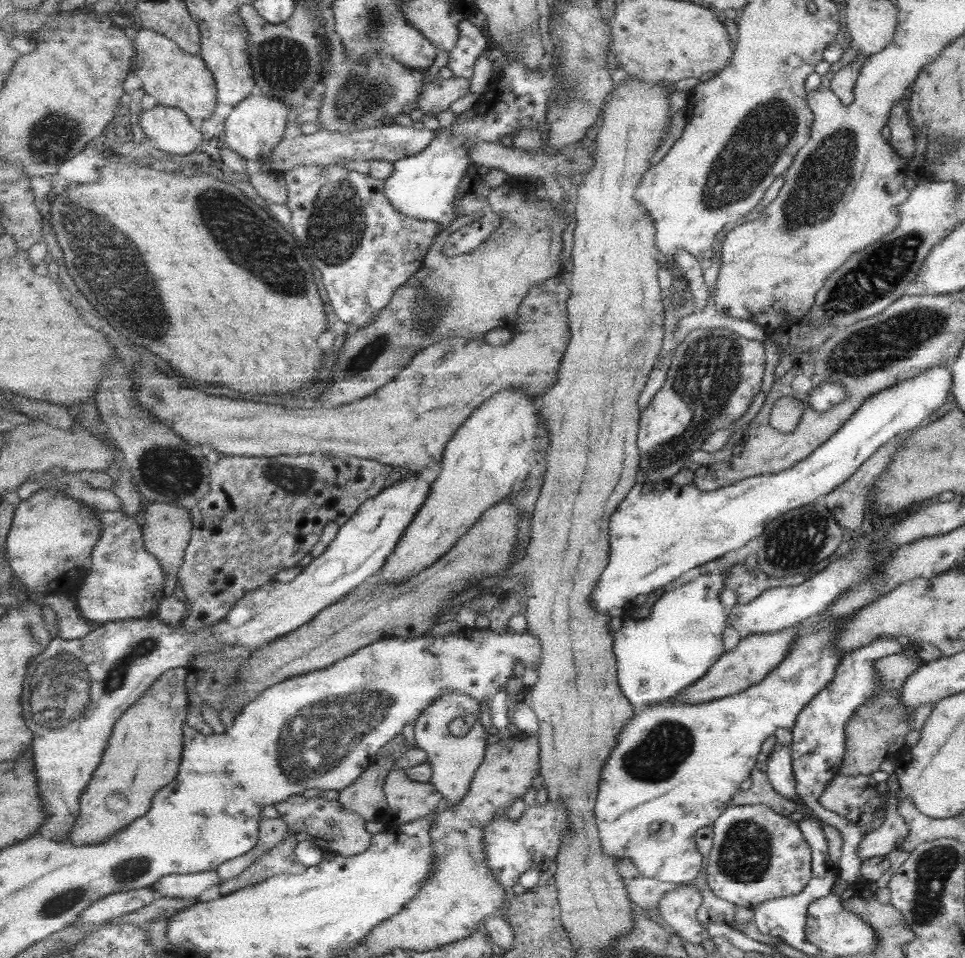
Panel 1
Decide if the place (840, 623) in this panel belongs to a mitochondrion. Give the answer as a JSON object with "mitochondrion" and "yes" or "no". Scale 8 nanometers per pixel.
{"mitochondrion":"no"}

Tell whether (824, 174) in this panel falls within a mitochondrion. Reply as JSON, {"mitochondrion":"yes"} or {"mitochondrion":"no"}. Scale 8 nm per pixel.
{"mitochondrion":"yes"}

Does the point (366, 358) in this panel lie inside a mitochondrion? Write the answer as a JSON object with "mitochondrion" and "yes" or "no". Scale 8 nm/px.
{"mitochondrion":"yes"}

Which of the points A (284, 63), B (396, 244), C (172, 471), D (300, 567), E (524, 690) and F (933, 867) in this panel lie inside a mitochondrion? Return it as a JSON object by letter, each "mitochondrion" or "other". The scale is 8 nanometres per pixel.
{"A":"mitochondrion","B":"other","C":"mitochondrion","D":"other","E":"other","F":"mitochondrion"}

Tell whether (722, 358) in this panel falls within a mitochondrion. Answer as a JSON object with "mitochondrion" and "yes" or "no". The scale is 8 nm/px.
{"mitochondrion":"yes"}

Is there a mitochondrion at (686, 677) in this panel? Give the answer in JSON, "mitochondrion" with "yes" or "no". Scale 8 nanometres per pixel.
{"mitochondrion":"no"}

